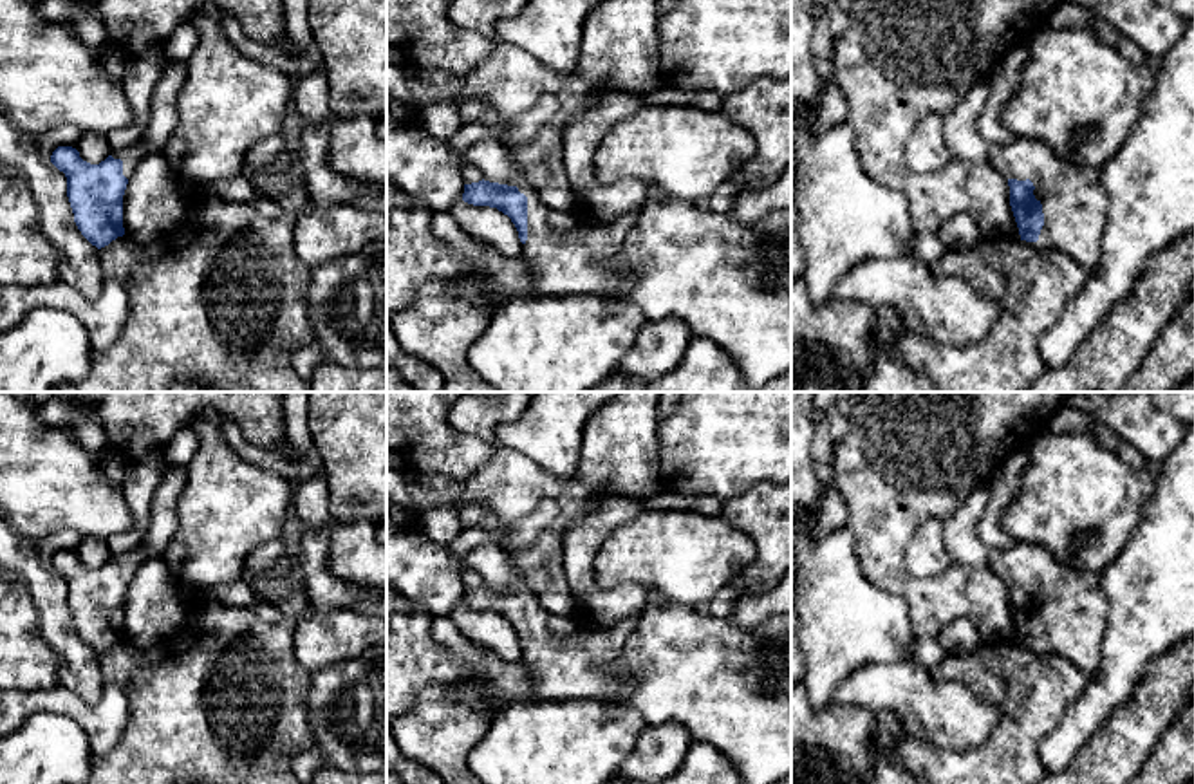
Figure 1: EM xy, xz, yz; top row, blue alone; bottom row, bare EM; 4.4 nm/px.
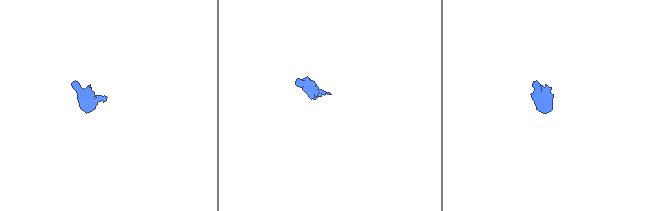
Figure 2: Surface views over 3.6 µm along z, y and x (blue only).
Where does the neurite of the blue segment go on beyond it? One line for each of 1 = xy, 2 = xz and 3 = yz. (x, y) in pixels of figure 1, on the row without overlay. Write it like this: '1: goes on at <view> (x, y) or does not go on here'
1: goes on at xy (163, 522)
2: goes on at xz (566, 658)
3: goes on at yz (1075, 609)

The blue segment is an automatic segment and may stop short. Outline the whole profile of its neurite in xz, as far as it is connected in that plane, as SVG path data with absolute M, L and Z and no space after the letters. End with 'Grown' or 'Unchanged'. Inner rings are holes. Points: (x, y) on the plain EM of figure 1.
M484 583L464 589L462 605L497 612L511 623L540 701L611 701L629 692L629 683L612 670L612 663L639 618L592 629L576 614L555 616L527 589L508 591Z. Grown

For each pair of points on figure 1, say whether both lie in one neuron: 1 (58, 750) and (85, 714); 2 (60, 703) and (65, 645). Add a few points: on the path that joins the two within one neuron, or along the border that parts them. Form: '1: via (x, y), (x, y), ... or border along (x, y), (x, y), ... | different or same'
1: border along (38, 710), (65, 714), (85, 734), (94, 756) | different
2: border along (62, 683), (89, 705), (103, 692) | different

